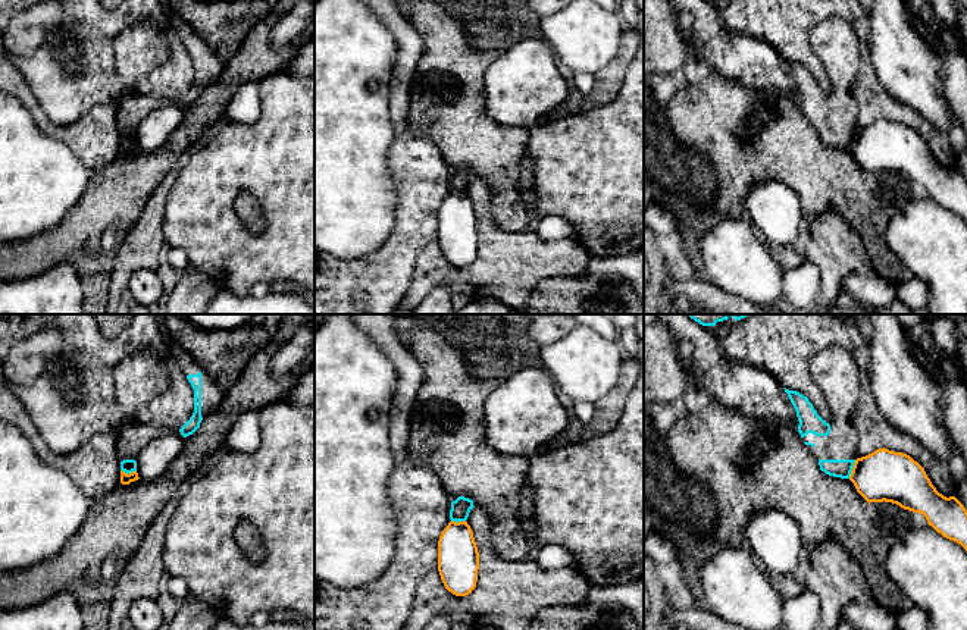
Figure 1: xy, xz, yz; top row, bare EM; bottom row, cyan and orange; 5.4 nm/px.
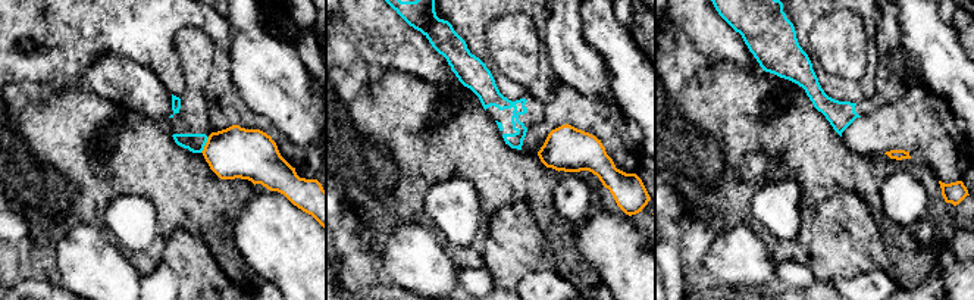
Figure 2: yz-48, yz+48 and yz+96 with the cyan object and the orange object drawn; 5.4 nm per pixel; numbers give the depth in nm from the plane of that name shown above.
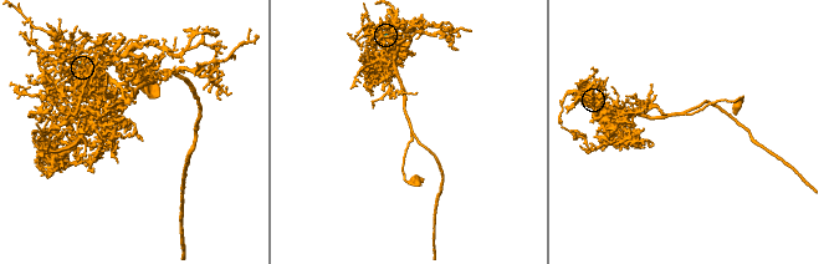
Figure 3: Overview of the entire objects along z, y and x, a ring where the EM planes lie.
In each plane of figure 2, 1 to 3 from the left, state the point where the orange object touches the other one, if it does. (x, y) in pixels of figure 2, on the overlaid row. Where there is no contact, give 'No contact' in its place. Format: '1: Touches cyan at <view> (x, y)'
1: Touches cyan at yz-48 (204, 144)
2: No contact
3: No contact

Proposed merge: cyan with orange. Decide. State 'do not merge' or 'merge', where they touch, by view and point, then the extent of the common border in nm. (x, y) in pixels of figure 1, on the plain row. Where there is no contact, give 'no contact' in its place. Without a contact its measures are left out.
do not merge; contact yz (851, 140); length 110 nm

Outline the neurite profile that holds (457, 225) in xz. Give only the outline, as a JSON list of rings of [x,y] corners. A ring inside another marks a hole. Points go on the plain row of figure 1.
[[[450,192],[438,211],[438,242],[448,263],[466,267],[476,258],[479,223],[467,192]]]

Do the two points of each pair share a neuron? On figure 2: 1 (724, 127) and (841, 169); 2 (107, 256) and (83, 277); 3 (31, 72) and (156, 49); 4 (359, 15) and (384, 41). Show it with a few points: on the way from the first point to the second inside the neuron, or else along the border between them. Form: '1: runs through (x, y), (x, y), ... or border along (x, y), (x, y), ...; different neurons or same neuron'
1: runs through (754, 127), (788, 127), (811, 150); same neuron
2: runs through (102, 262), (88, 271); same neuron
3: runs through (62, 53), (74, 43), (125, 41); same neuron
4: runs through (365, 21), (379, 36); same neuron

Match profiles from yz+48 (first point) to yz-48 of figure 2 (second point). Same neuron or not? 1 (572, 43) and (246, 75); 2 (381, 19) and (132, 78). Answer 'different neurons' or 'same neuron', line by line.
1: same neuron
2: same neuron

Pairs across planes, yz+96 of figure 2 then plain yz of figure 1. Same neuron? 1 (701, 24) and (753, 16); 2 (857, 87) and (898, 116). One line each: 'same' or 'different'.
1: different
2: same

